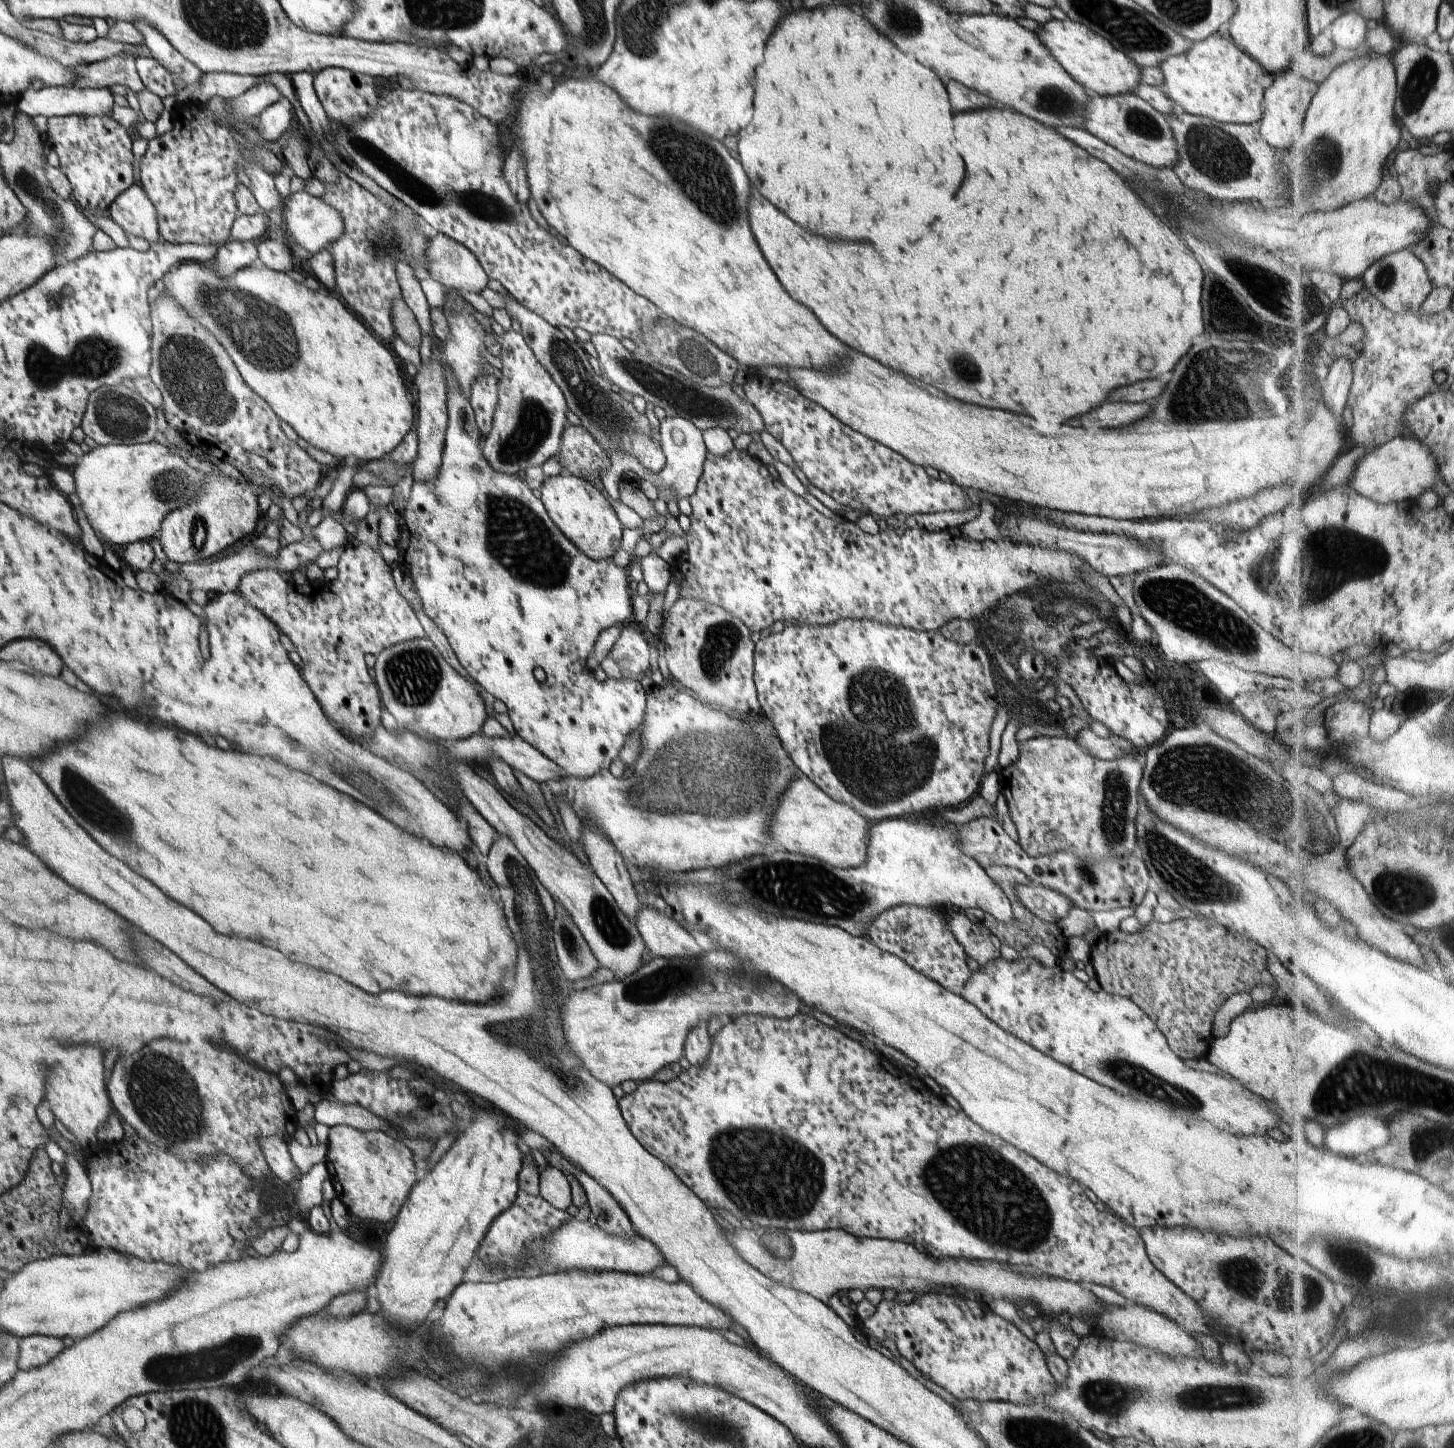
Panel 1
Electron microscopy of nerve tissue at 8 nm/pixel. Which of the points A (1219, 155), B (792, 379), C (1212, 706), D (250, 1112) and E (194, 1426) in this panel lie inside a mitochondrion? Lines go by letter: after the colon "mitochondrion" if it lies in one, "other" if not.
A: mitochondrion
B: other
C: other
D: other
E: mitochondrion

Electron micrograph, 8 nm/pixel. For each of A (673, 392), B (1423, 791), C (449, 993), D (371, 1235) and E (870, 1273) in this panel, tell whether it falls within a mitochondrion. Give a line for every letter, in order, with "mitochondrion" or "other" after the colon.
A: mitochondrion
B: other
C: other
D: other
E: other

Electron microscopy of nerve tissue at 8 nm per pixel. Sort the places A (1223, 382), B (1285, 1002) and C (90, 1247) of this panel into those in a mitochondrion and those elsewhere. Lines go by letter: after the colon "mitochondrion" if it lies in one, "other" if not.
A: mitochondrion
B: other
C: other

